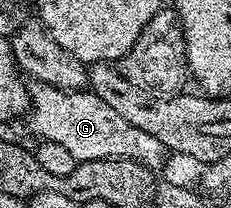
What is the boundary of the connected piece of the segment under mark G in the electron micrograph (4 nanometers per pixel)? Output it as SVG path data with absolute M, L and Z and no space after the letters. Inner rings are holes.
M39 83L30 92L28 131L39 140L54 141L72 153L77 162L97 159L131 159L151 169L166 163L166 146L138 126L124 121L105 101L89 89L61 91L47 83Z

